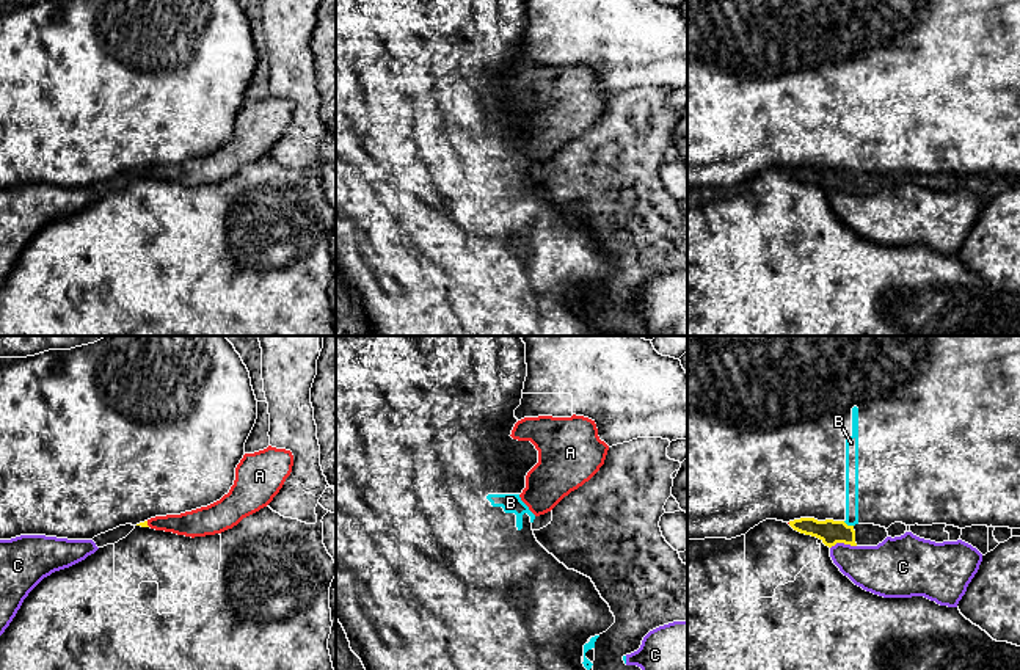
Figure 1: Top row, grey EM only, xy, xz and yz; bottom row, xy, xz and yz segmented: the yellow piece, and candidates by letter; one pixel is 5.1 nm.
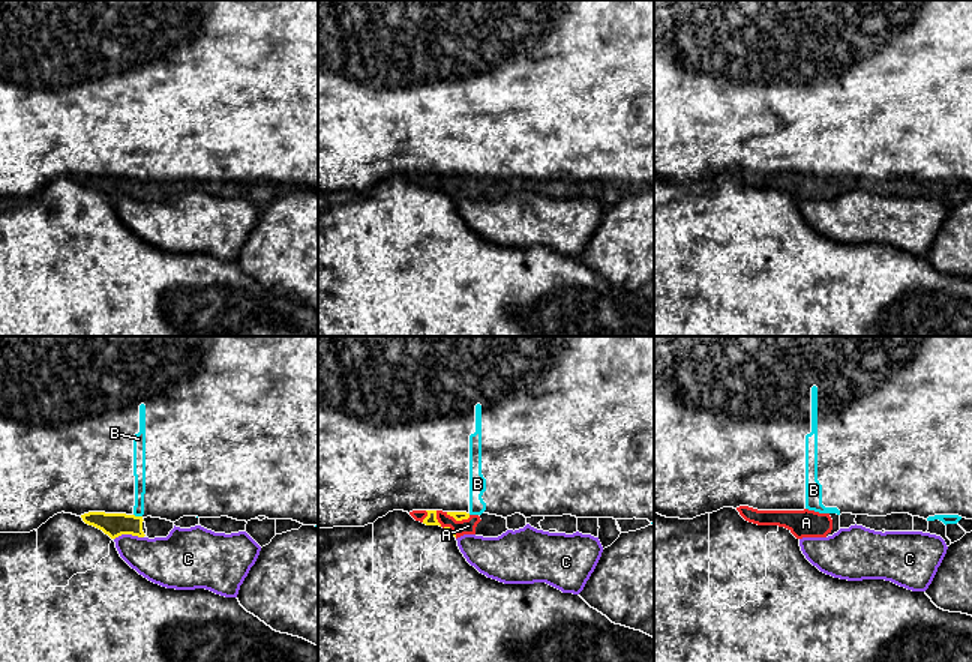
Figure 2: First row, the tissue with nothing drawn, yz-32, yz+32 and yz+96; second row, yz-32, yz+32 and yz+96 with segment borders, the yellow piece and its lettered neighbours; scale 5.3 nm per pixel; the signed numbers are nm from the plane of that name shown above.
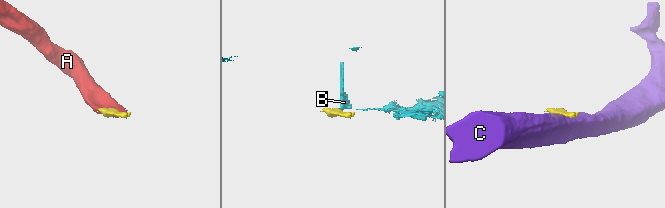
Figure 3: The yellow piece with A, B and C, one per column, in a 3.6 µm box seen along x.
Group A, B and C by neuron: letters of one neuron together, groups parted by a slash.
A / B / C

